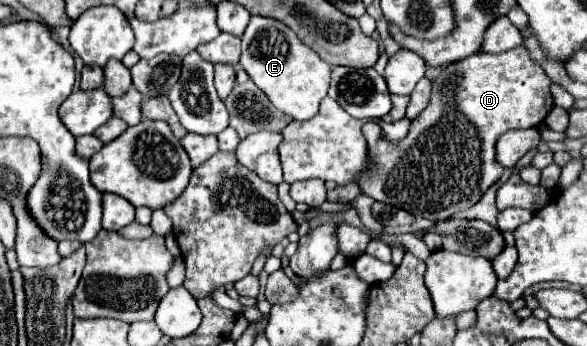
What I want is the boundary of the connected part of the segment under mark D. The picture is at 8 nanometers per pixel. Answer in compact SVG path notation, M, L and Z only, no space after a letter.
M517 46L501 54L477 52L469 58L449 64L433 82L433 94L427 110L423 110L409 128L409 134L401 142L385 142L381 138L381 126L375 122L363 124L363 134L369 146L369 170L357 178L357 186L365 196L371 196L377 202L385 202L397 208L405 208L415 216L427 220L447 220L455 212L471 208L481 194L501 178L503 166L495 158L495 142L501 134L513 128L539 126L553 108L553 98L549 86L553 82L547 74L531 62L527 50Z

